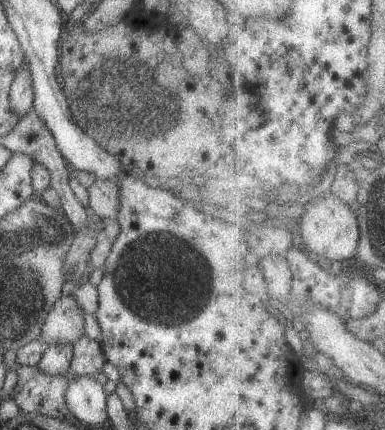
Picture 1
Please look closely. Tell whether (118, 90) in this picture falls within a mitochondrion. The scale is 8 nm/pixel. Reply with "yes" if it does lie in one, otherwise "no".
yes

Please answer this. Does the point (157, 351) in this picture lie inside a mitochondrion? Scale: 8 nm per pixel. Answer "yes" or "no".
no

